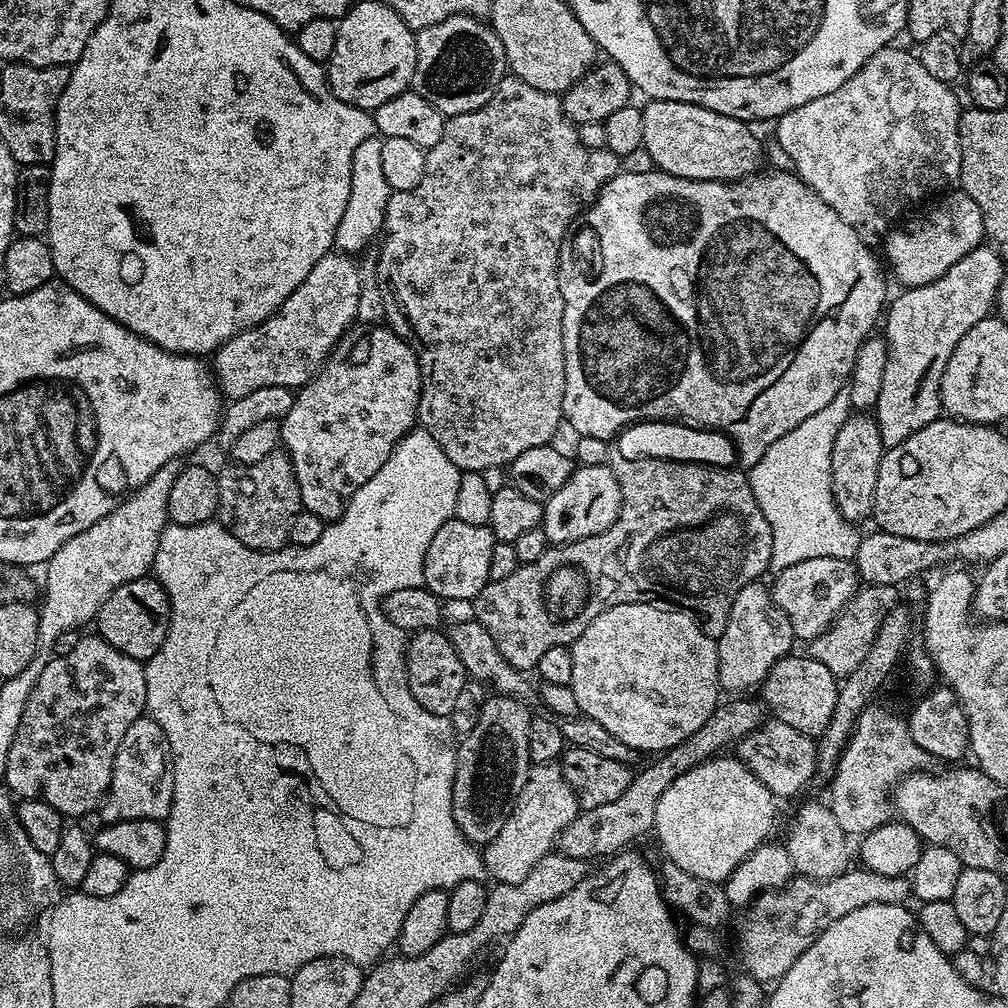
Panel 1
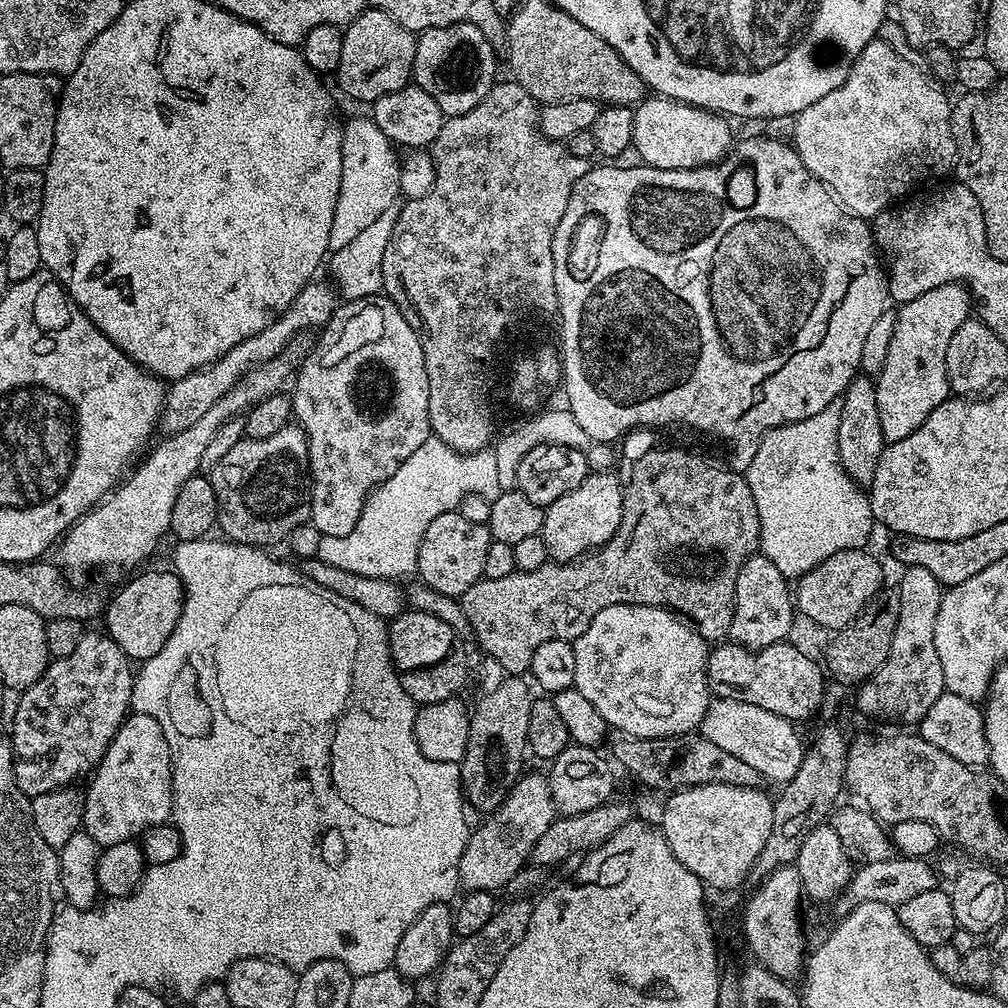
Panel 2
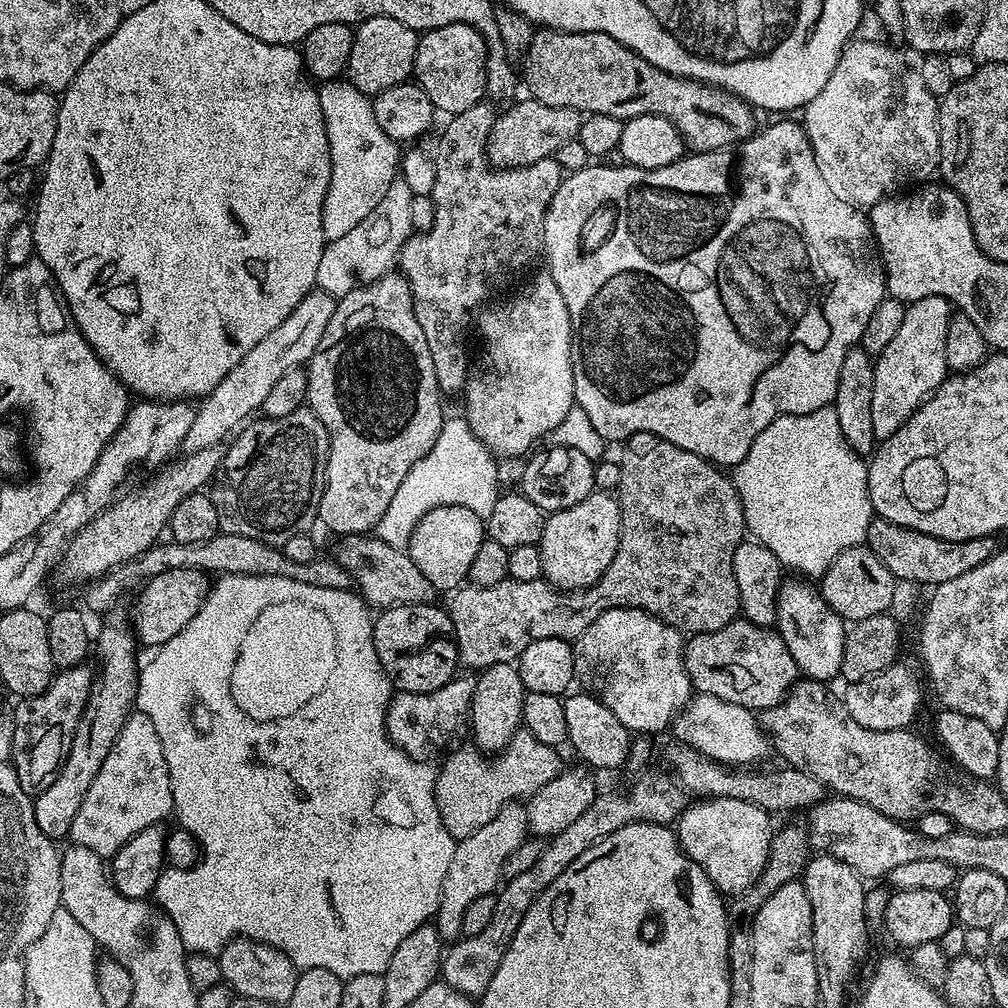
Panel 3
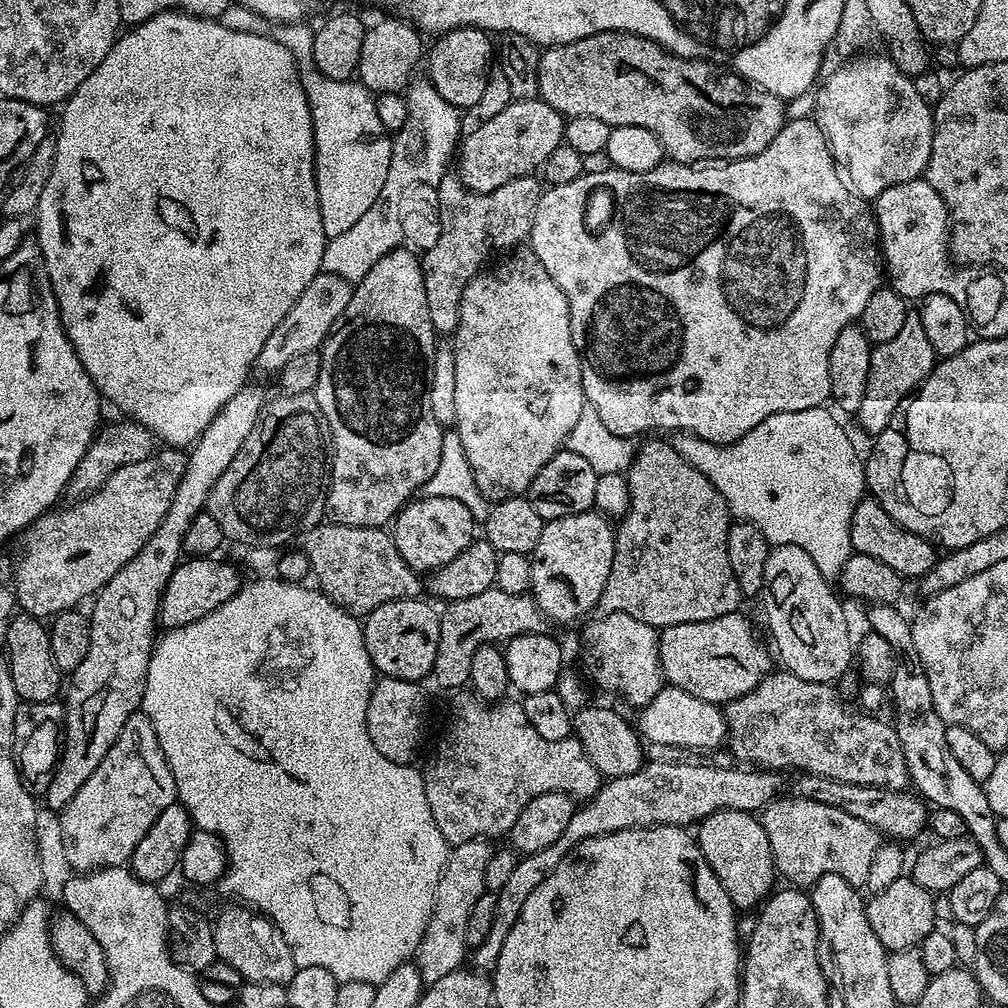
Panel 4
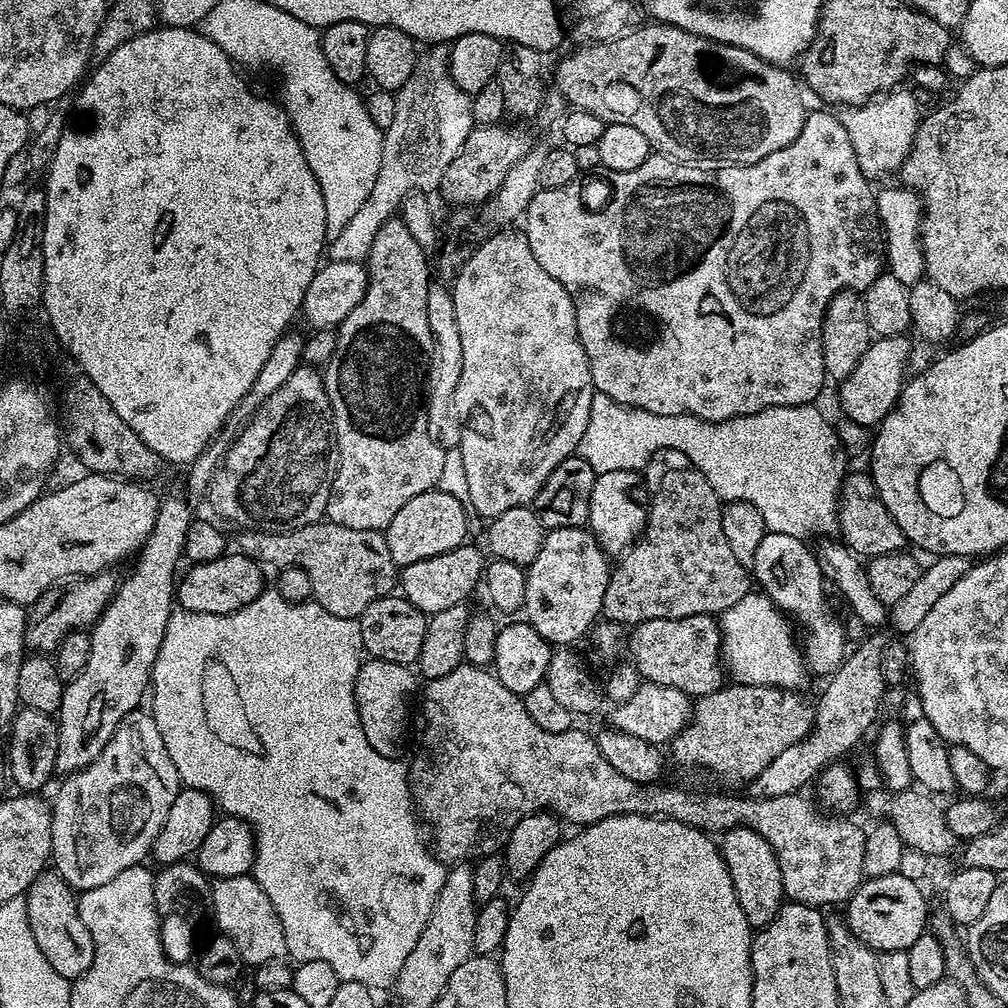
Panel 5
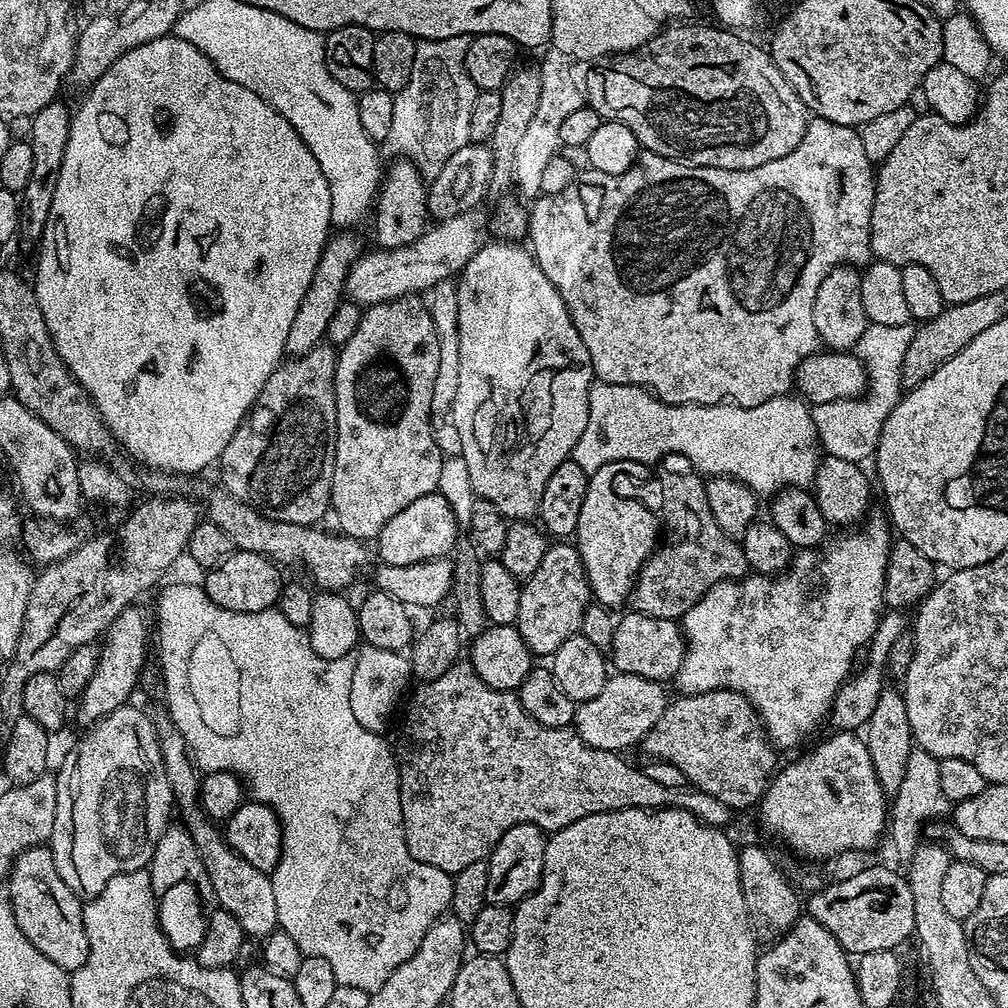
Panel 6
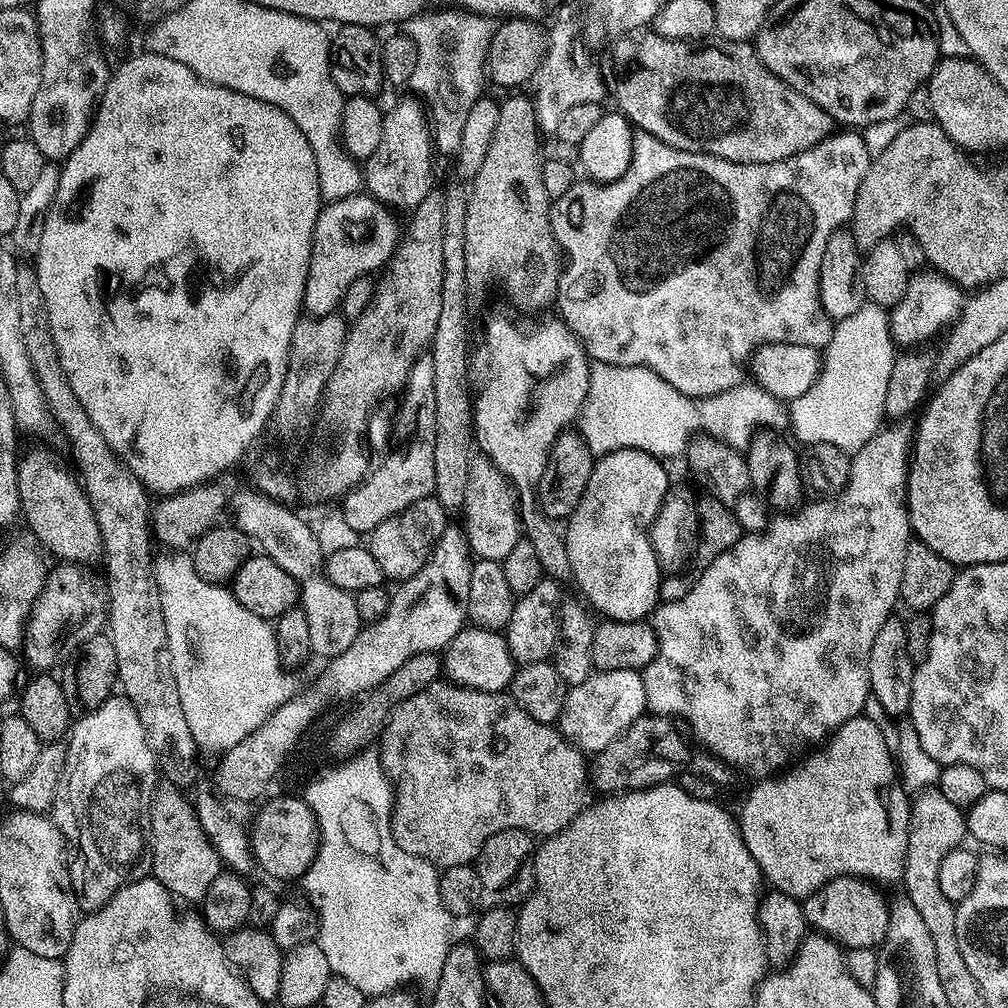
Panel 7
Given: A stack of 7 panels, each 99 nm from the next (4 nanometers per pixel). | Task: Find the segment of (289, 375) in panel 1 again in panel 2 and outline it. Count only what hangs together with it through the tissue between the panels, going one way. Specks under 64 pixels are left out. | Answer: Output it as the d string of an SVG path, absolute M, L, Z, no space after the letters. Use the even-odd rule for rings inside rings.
M331 283L307 284L298 294L298 298L294 298L289 308L273 324L266 326L266 330L246 338L246 342L234 346L234 350L230 350L221 360L207 364L205 368L199 368L197 372L186 374L181 380L171 381L164 395L162 428L165 428L165 433L175 434L194 426L194 422L198 422L198 418L202 418L202 414L206 414L206 410L210 410L210 406L214 406L214 402L218 402L222 394L230 391L251 368L256 368L280 355L289 344L297 339L296 335L299 332L304 332L307 328L323 329L324 325L332 319L337 307L338 296Z

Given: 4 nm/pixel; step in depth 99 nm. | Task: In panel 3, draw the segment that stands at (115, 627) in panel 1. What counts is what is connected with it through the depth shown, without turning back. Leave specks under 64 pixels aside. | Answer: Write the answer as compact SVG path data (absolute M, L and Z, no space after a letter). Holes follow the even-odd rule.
M175 568L166 570L166 574L158 574L150 578L139 589L140 601L136 604L136 609L130 612L130 623L138 637L139 643L159 646L170 642L194 614L202 606L202 602L208 597L210 587L209 573L202 572L198 568Z

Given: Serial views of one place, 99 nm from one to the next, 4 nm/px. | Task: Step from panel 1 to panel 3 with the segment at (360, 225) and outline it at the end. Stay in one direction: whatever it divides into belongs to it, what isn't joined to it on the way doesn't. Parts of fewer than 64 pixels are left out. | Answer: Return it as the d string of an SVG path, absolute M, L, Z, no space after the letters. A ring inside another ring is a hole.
M347 79L325 80L319 85L322 114L326 122L326 138L330 142L330 186L322 206L322 230L325 241L345 237L362 218L369 217L374 206L386 196L390 184L401 171L402 152L397 141L382 134L382 126L374 119L369 97Z

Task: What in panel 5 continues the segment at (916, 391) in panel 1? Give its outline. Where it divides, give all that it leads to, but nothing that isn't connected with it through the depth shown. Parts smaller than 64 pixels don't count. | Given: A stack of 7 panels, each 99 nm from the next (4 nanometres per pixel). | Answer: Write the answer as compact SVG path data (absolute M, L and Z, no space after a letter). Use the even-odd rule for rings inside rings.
M907 335L873 339L866 354L862 354L862 362L854 366L845 380L839 381L840 408L851 423L872 430L884 421L886 414L890 414L906 383L904 371L908 368L908 355L912 352L912 344L908 339Z

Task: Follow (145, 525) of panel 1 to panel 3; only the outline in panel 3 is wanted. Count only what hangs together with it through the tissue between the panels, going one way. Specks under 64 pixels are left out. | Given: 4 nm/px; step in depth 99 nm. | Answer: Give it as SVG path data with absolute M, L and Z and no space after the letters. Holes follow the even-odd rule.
M321 290L308 292L306 298L290 310L290 318L270 330L270 334L266 334L266 338L262 338L262 342L258 342L258 346L254 346L254 350L250 350L250 354L246 354L246 358L242 358L242 362L238 362L238 366L234 366L234 370L230 370L230 374L226 374L226 378L222 378L222 382L199 401L194 422L184 439L183 451L190 453L217 447L223 436L231 437L249 417L259 413L262 402L266 402L266 394L270 394L278 378L282 378L286 370L307 365L320 347L320 339L334 314L336 301L337 297Z

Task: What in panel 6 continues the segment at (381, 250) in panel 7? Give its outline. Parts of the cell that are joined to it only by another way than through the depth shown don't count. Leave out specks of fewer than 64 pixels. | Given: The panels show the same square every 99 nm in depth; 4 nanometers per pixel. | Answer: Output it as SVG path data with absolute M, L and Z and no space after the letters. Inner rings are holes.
M337 231L325 244L316 267L316 273L310 282L310 290L306 290L306 298L302 298L302 306L298 306L298 314L294 314L294 322L290 325L290 334L286 334L284 350L289 357L304 356L327 337L330 318L342 302L342 293L348 282L348 271L352 268L356 257L362 252L360 240L353 232L355 231Z

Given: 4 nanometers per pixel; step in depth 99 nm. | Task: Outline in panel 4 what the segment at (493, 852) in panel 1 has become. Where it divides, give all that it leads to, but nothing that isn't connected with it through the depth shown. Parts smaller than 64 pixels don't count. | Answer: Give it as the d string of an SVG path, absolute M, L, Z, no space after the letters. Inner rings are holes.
M487 839L462 842L449 851L448 861L444 863L444 869L438 878L430 922L414 953L416 969L425 985L438 982L438 978L446 978L446 974L457 971L463 965L460 964L463 960L465 963L466 918L470 918L474 902L478 902L480 895L486 891L486 866L490 866L493 851L493 845Z

